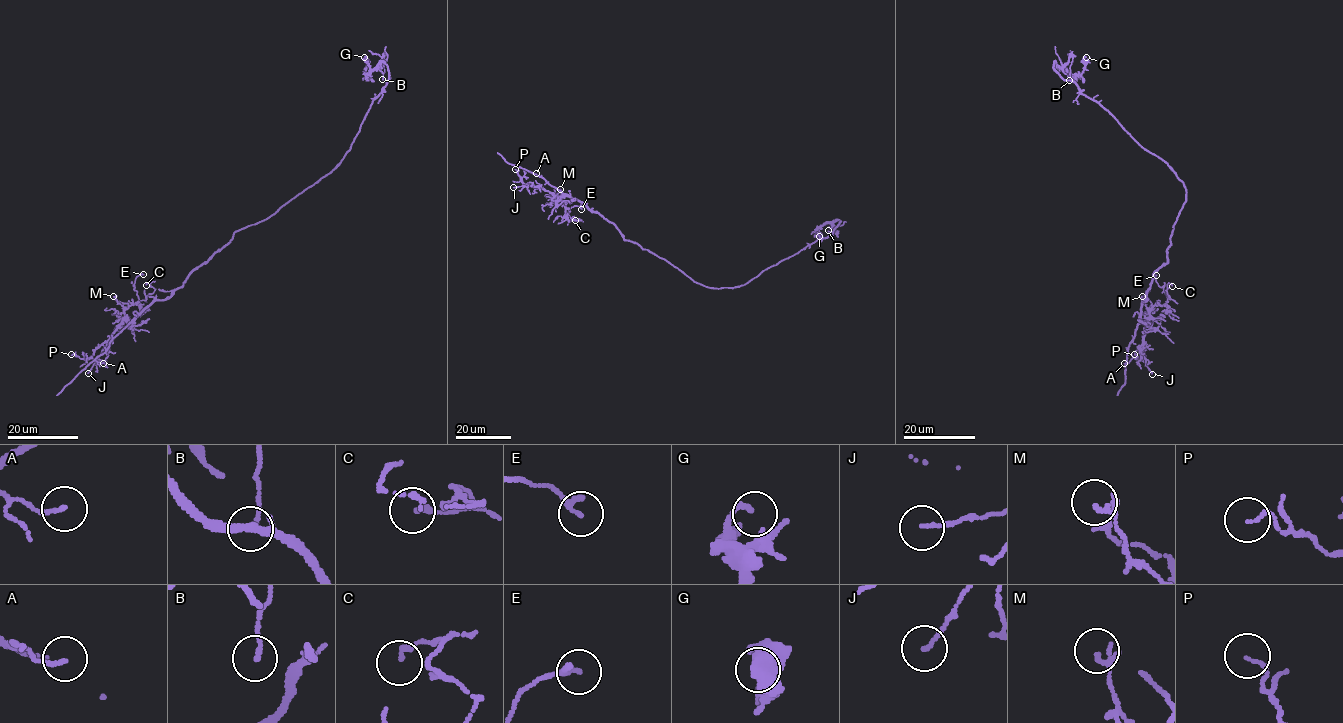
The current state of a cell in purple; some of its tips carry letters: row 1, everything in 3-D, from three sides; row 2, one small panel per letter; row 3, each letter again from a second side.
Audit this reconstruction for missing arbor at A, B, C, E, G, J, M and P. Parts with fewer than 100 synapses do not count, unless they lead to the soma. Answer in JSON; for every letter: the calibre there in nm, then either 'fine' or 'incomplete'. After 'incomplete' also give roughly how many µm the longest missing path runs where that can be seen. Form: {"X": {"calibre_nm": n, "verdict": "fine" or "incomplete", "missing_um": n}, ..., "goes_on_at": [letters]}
{"A": {"calibre_nm": 120, "verdict": "fine"}, "B": {"calibre_nm": 120, "verdict": "fine"}, "C": {"calibre_nm": 150, "verdict": "fine"}, "E": {"calibre_nm": 170, "verdict": "fine"}, "G": {"calibre_nm": 140, "verdict": "fine"}, "J": {"calibre_nm": 110, "verdict": "fine"}, "M": {"calibre_nm": 110, "verdict": "fine"}, "P": {"calibre_nm": 80, "verdict": "fine"}, "goes_on_at": []}

